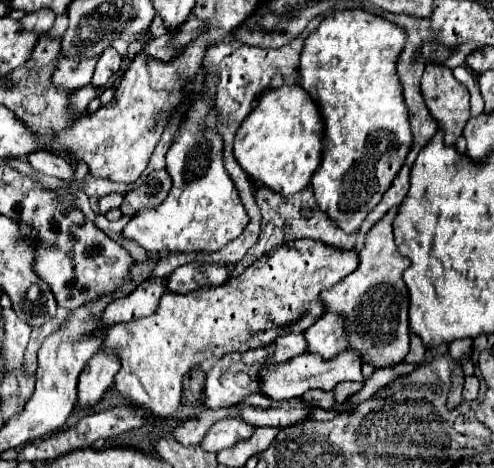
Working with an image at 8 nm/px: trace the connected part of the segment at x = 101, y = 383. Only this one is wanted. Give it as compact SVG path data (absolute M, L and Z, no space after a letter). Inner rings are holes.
M100 351L88 361L88 367L78 379L78 401L76 407L80 409L92 409L98 405L98 401L104 397L108 387L112 385L112 379L120 365L116 359L108 359L108 355L100 355Z

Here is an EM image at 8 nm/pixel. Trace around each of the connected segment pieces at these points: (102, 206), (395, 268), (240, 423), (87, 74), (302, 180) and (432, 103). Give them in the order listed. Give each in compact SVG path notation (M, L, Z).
M106 195L98 201L98 209L100 209L100 215L104 215L108 209L114 209L122 203L122 195Z
M398 207L388 211L366 235L364 249L358 253L358 267L344 277L336 287L330 287L328 291L320 293L320 301L326 307L326 313L338 313L344 317L344 329L348 339L348 349L360 353L362 363L370 363L372 367L394 367L404 361L404 357L410 351L410 337L408 337L408 291L402 281L402 273L410 267L410 261L402 257L396 249L394 235L392 235L392 219L396 215Z
M226 417L218 423L212 425L212 429L208 431L208 439L204 439L204 443L200 445L206 451L222 451L228 447L234 447L240 441L246 441L254 435L256 427L248 421L244 421L242 417Z
M60 59L52 73L52 83L62 89L82 89L90 85L94 73L96 59L88 59L88 63L72 63L72 59Z
M284 85L280 89L268 89L242 121L234 139L234 157L252 181L280 195L294 195L310 183L320 163L322 131L318 107L302 87Z
M428 63L422 75L422 95L430 115L444 127L444 143L454 145L470 119L468 89L454 79L450 67Z

